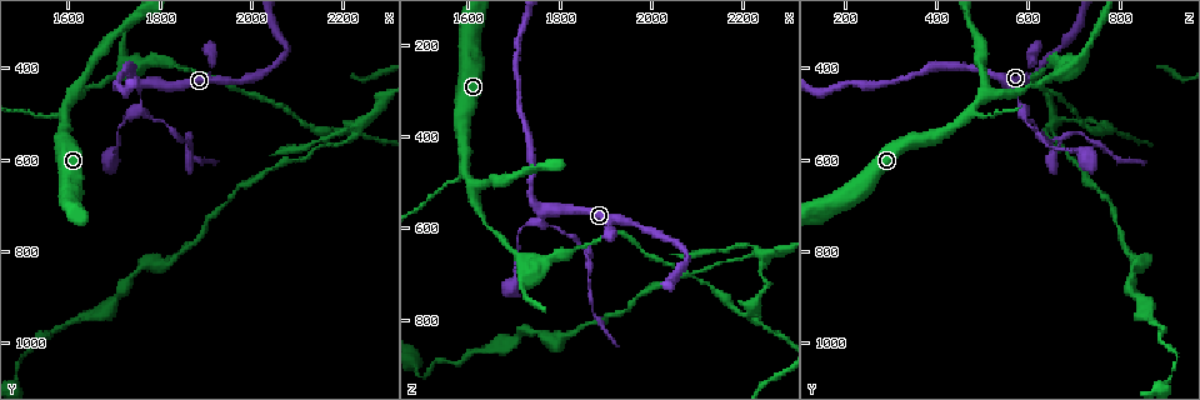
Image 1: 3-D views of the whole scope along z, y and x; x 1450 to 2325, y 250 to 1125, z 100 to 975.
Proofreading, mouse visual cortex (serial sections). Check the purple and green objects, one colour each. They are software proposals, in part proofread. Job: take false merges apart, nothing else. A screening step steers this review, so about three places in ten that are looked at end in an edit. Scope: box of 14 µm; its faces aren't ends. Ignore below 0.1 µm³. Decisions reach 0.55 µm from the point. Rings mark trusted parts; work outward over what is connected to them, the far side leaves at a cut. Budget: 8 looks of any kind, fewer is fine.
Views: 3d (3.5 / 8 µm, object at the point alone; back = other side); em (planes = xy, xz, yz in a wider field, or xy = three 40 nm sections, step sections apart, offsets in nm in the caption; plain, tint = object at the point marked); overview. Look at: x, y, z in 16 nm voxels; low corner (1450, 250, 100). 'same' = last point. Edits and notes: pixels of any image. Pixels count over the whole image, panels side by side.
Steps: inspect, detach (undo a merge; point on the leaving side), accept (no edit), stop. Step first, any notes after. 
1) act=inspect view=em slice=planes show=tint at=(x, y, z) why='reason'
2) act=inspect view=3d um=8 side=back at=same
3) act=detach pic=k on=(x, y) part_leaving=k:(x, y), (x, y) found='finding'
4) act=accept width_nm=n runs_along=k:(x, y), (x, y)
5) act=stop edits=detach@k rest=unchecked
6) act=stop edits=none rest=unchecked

act=inspect view=3d um=3.5 at=(1595, 500, 475) why='thick turns thin'

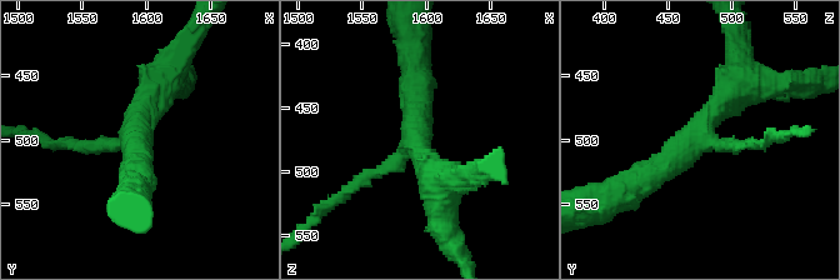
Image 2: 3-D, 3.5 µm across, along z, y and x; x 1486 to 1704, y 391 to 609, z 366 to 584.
act=inspect view=em slice=xy step=5 show=plain at=(1592, 492, 474) arms=3 arm_widths_nm=150,400,400 why='now the EM'

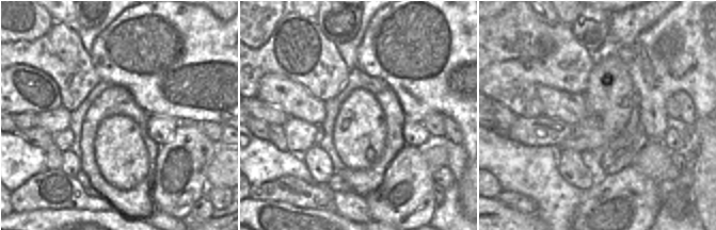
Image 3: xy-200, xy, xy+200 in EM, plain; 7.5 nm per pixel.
act=inspect view=em slice=xy step=5 show=tint at=same why='where the object lies'

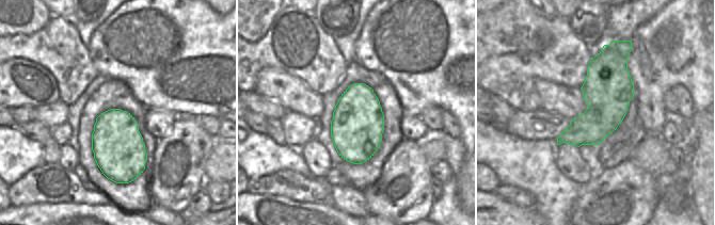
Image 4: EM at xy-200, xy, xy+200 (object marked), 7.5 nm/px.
act=accept runs_along=2:(634, 186), (753, 79) found='all the same cell'

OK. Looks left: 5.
act=inspect view=3d um=3.5 side=back at=(1760, 440, 560) why='three-way junction'

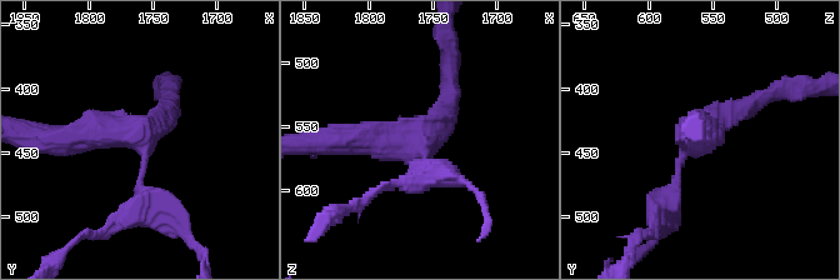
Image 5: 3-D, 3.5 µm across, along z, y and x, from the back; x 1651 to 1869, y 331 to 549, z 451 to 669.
act=inspect view=em slice=planes show=plain at=(1758, 434, 562) arms=3 arm_widths_nm=150,250,400 why='now the EM'

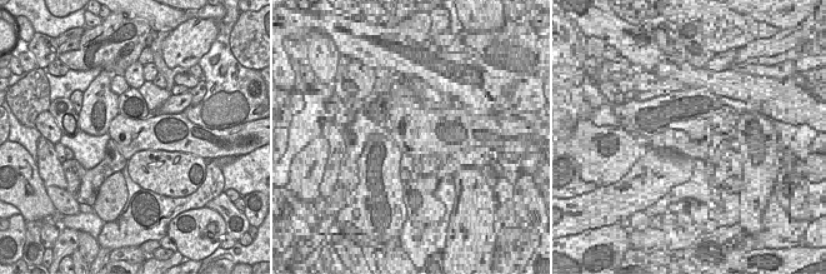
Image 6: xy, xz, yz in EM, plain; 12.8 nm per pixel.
act=inspect view=em slice=planes show=tint at=same why='where the object lies'

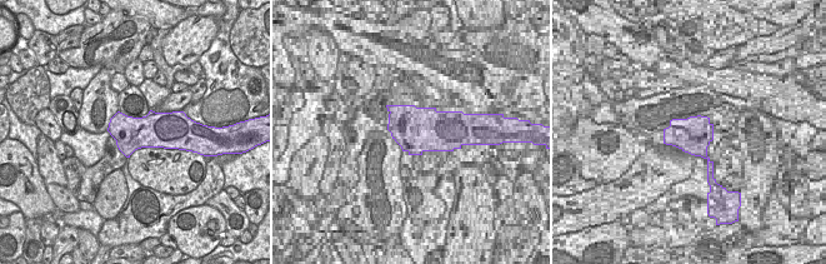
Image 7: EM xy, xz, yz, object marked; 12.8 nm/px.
act=accept runs_along=5:(54, 140), (139, 133), (139, 194), (158, 213) found='continuous, no second cell'

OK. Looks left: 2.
act=stop edits=none rest=unchecked

